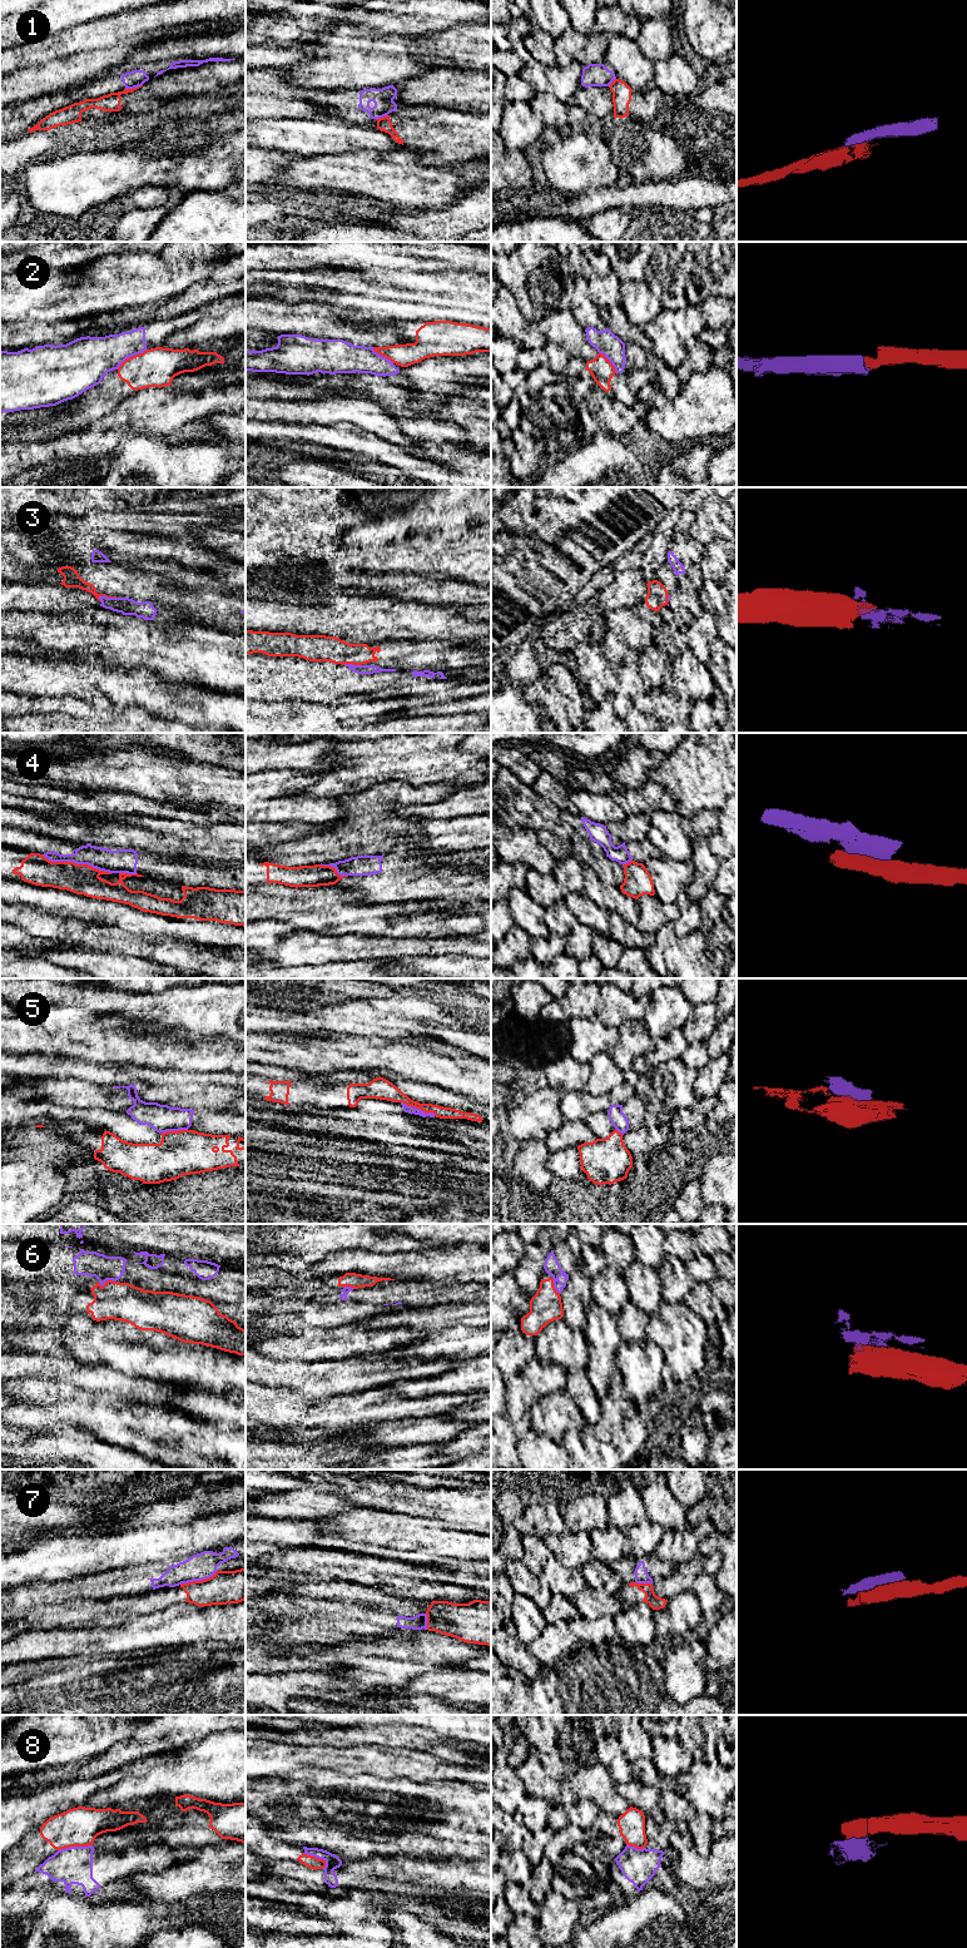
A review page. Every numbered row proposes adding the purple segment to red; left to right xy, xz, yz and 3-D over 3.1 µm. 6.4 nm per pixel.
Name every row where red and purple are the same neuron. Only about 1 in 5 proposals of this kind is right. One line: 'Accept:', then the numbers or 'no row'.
Accept: no row

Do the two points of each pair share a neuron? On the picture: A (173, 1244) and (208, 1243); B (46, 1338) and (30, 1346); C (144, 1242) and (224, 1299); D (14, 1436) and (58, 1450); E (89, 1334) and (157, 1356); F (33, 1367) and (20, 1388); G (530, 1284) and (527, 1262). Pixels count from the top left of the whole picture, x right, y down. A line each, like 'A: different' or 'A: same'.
A: same
B: same
C: different
D: different
E: same
F: different
G: same

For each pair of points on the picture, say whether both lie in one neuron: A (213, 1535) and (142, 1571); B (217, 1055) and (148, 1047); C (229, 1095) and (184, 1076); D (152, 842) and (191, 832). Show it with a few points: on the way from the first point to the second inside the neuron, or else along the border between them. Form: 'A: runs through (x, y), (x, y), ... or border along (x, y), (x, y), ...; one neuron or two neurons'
A: border along (174, 1564), (168, 1566), (143, 1562), (130, 1567); two neurons
B: runs through (199, 1055), (179, 1055), (165, 1050); one neuron
C: border along (227, 1086), (232, 1087); two neurons
D: border along (149, 828), (159, 833), (174, 833), (182, 838); two neurons

